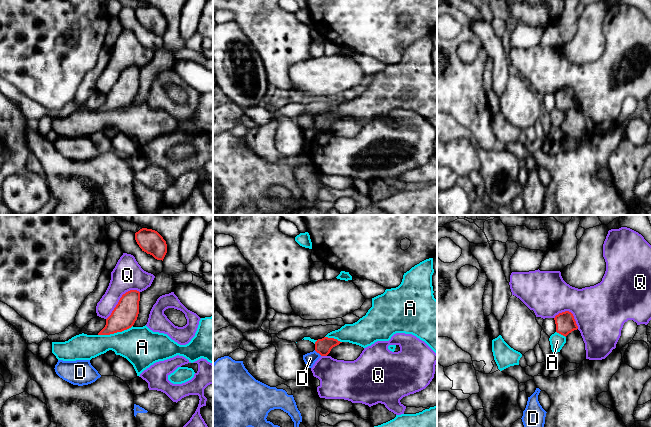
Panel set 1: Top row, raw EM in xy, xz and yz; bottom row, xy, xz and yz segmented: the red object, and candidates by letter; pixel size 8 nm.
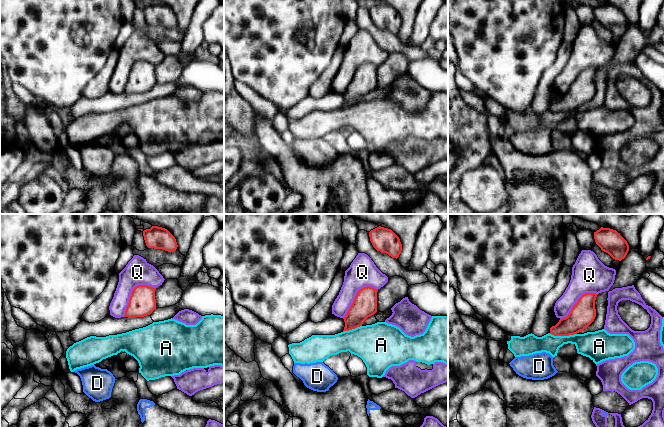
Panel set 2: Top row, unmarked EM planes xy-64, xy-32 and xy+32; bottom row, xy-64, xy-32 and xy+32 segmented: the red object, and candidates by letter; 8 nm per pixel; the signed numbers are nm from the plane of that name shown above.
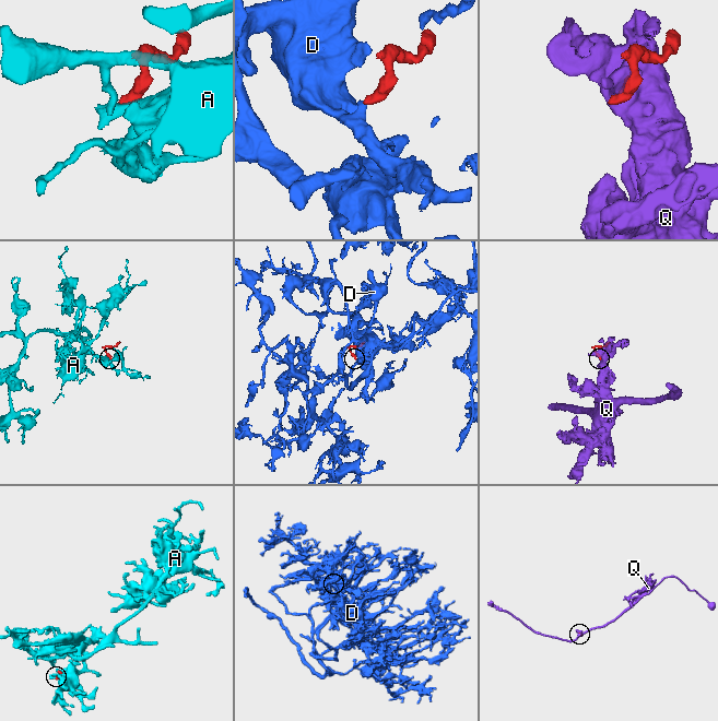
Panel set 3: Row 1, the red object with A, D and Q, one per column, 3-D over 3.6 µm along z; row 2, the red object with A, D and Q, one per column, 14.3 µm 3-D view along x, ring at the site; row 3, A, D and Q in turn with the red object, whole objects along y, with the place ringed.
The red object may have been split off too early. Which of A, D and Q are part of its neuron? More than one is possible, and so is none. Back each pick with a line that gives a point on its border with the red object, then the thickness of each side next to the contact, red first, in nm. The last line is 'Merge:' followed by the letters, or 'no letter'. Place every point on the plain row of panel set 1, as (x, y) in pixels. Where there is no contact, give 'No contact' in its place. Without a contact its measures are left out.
Merge: no letter

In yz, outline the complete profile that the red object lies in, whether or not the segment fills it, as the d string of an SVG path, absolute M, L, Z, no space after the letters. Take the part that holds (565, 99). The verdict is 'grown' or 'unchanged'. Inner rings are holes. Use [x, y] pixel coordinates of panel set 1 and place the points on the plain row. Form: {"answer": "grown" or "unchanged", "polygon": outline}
{"answer": "unchanged", "polygon": "M569 87L559 89L555 92L554 96L556 100L556 108L565 113L572 107L578 105L574 92Z"}

